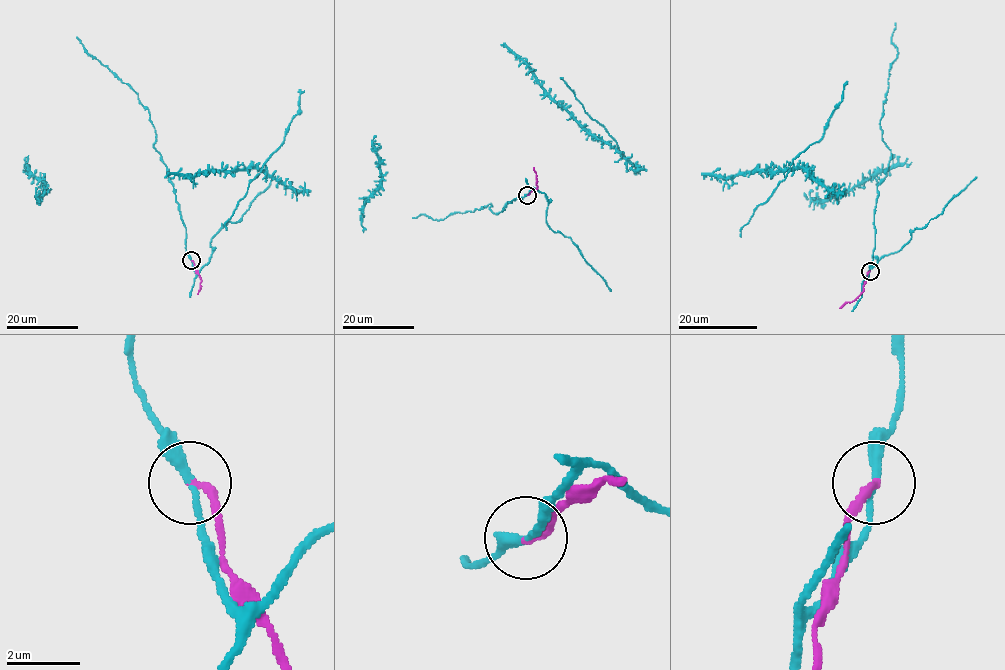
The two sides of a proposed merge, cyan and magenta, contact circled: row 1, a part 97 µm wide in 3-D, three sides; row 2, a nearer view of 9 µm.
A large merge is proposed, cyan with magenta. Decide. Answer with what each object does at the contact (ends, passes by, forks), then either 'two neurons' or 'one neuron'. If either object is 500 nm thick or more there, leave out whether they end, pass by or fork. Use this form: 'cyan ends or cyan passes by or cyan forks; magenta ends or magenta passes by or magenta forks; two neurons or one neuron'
cyan passes by; magenta ends; two neurons

